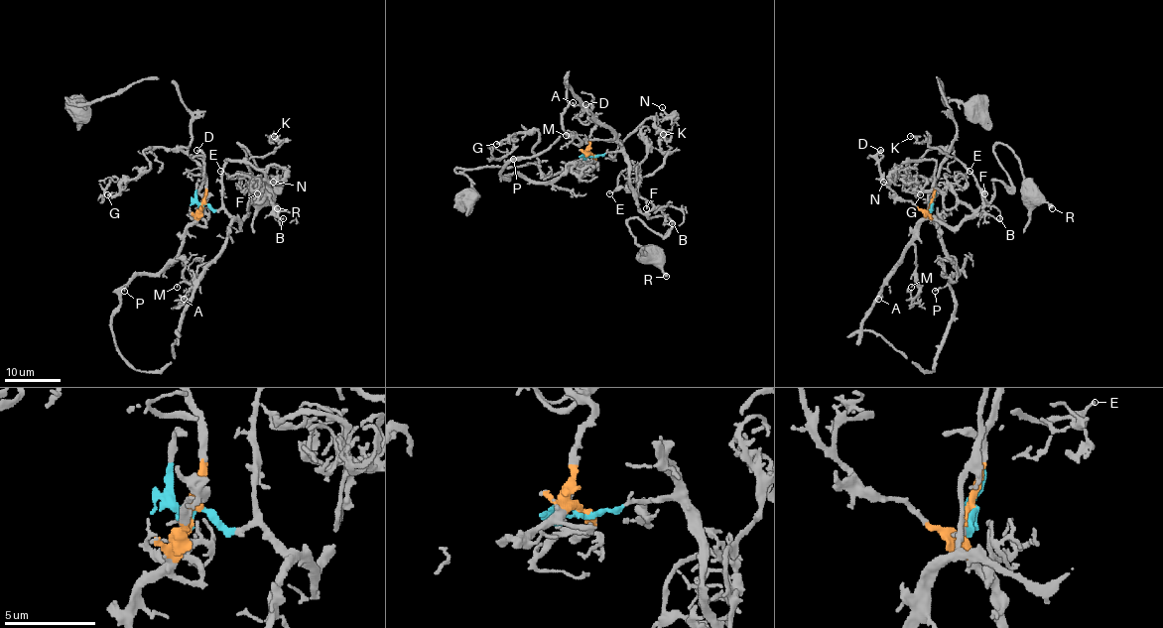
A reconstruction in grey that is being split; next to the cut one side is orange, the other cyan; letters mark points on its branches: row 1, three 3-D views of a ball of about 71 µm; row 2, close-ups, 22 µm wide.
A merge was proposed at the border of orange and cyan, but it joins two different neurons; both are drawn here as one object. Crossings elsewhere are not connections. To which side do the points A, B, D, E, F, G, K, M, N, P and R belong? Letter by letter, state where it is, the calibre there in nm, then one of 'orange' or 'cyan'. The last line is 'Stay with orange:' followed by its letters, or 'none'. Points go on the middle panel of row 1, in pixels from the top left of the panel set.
A: place (573, 102); calibre 220 nm; cyan
B: place (672, 223); calibre 100 nm; cyan
D: place (585, 104); calibre 260 nm; orange
E: place (609, 193); calibre 140 nm; cyan
F: place (646, 208); calibre 130 nm; cyan
G: place (496, 144); calibre 180 nm; orange
K: place (663, 134); calibre 140 nm; cyan
M: place (566, 135); calibre 110 nm; cyan
N: place (662, 107); calibre 140 nm; cyan
P: place (513, 159); calibre 130 nm; orange
R: place (666, 276); calibre 550 nm; cyan
Stay with orange: D, G, P

